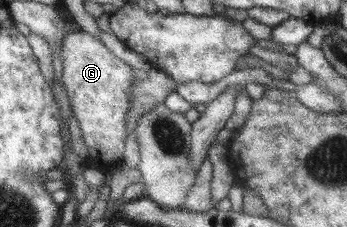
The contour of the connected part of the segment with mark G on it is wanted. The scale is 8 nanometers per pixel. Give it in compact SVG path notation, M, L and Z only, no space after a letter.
M81 29L62 37L60 62L64 92L87 148L84 162L87 168L108 177L112 168L122 165L127 134L125 120L130 106L130 87L134 81L133 69L117 59L99 40Z

